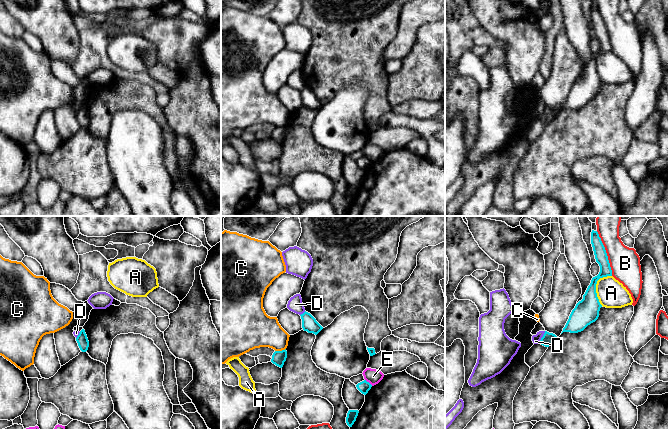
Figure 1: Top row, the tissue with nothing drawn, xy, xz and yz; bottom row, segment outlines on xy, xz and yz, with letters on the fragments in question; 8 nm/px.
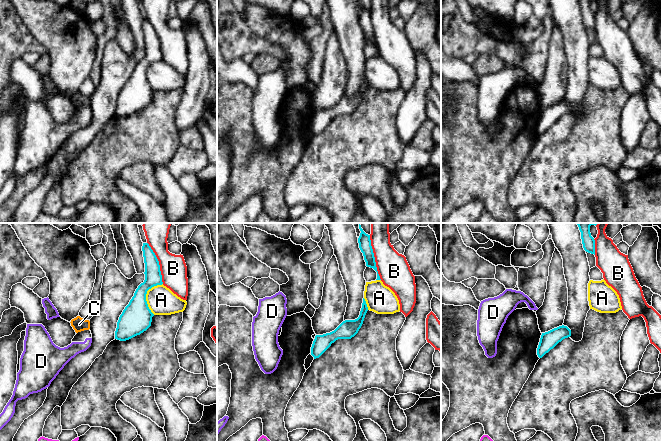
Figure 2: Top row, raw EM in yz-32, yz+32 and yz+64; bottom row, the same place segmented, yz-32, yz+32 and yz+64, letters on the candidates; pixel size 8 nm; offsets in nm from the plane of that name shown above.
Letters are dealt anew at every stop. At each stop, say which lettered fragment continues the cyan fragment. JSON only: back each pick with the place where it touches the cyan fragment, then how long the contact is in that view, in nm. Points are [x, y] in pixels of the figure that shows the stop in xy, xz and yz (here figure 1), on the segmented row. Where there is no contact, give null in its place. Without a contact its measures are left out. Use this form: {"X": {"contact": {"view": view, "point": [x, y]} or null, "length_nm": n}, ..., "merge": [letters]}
{"merge": []}

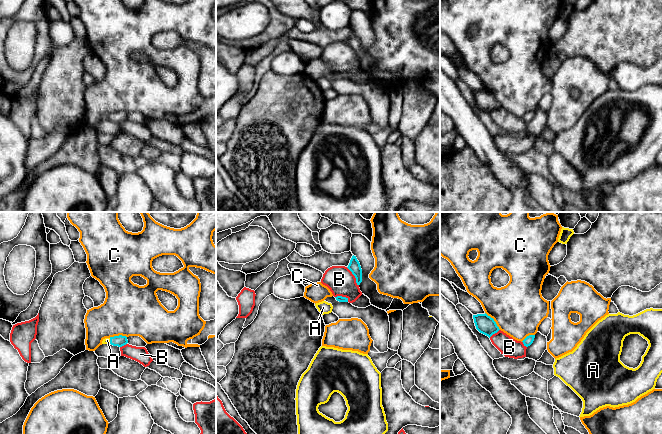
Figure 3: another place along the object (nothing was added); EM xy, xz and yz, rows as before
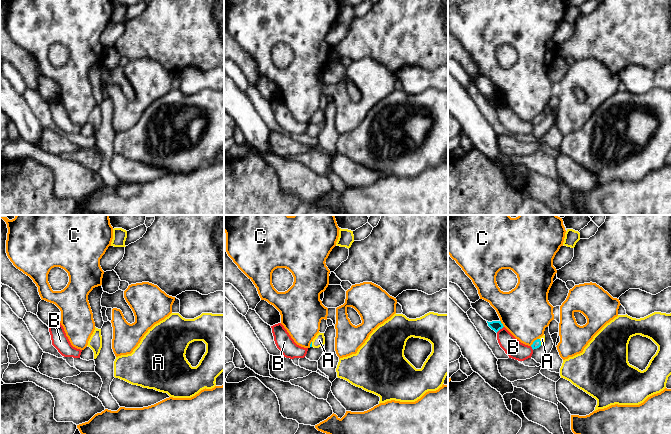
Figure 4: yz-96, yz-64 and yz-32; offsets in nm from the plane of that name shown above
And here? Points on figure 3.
{"A": {"contact": {"view": "xy", "point": [110, 341]}, "length_nm": 50}, "merge": ["A"]}

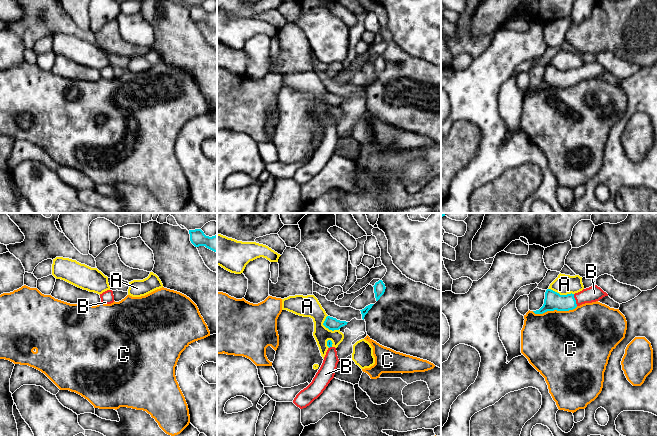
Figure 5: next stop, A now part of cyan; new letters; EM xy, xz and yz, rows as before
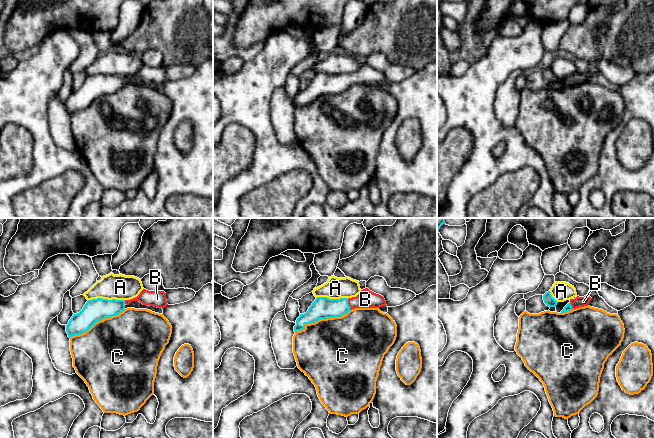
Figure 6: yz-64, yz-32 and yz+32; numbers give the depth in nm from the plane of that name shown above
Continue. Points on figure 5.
{"B": {"contact": {"view": "yz", "point": [575, 300]}, "length_nm": 100}, "merge": ["B"]}

